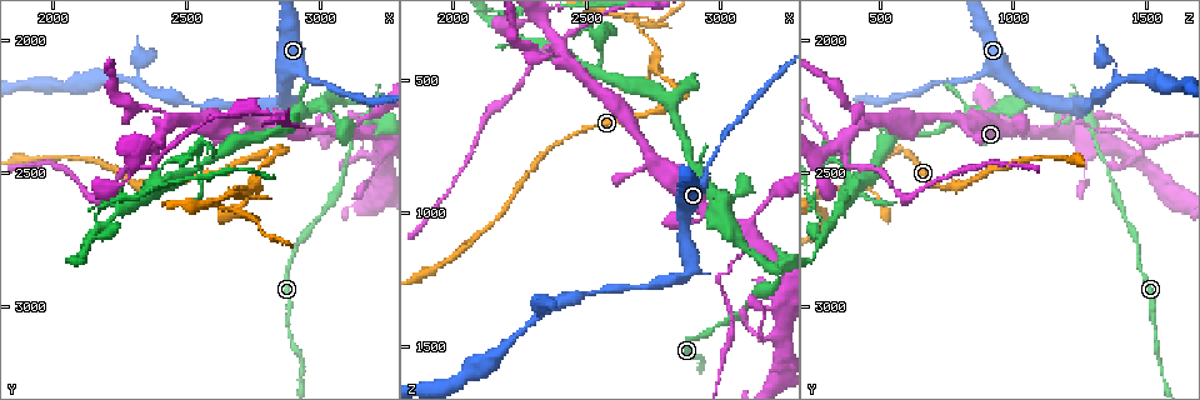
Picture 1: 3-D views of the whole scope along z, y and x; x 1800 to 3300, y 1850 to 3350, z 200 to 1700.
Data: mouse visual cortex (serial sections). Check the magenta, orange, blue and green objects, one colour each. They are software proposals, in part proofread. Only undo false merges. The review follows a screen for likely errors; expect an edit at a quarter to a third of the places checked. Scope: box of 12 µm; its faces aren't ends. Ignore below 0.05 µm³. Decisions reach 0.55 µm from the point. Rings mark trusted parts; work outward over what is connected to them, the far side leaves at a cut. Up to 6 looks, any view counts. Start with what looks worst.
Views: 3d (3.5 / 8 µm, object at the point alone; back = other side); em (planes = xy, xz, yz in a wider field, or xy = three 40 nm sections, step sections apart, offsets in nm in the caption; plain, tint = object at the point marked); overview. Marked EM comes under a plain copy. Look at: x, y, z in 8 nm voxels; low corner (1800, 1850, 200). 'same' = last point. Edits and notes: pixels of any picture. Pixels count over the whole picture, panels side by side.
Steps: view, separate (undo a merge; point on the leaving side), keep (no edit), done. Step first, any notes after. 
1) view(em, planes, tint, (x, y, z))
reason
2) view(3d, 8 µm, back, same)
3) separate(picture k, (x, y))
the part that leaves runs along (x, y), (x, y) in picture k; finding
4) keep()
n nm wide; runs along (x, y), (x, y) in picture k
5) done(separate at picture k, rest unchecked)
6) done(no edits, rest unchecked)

view(3d, 3.5 µm, (3040, 2290, 1210))
sharp bend

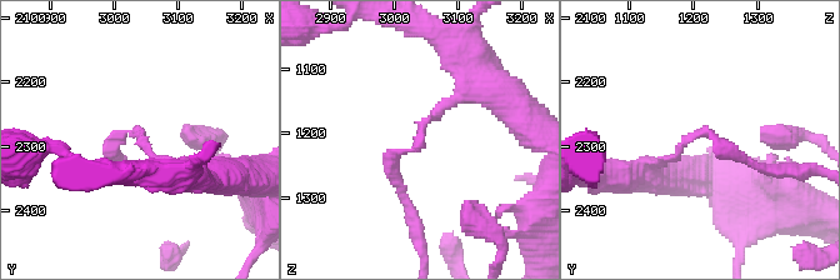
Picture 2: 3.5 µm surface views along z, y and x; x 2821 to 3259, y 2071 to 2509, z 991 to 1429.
view(em, planes, tint, (3040, 2280, 1215))
arms of 150, 150 nm

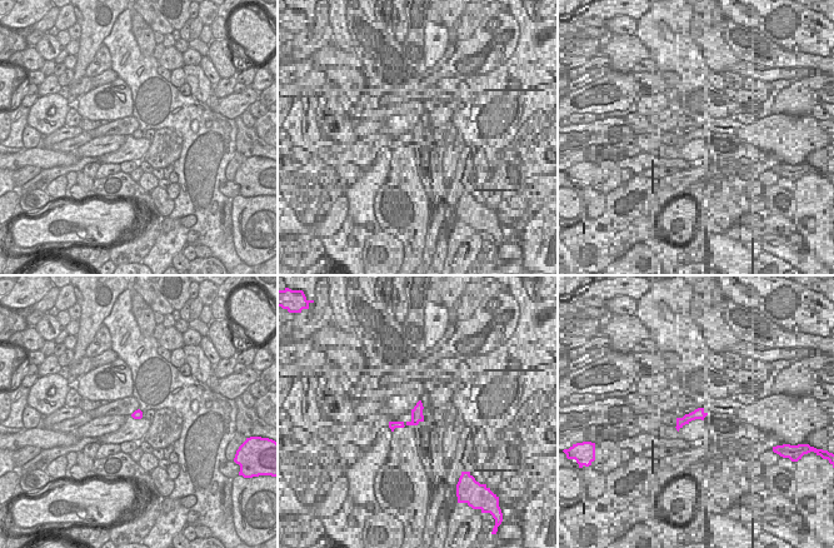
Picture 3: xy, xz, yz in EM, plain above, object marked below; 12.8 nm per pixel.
separate(picture 2, (700, 133))
the part that leaves runs along (675, 155), (689, 136), (708, 133), (755, 163) in picture 2; two cells meet here

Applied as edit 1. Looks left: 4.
view(overview)

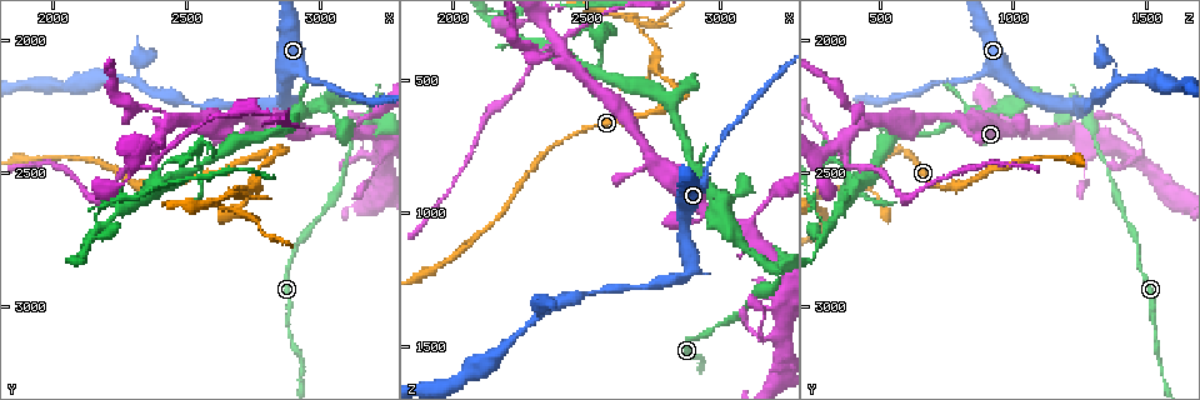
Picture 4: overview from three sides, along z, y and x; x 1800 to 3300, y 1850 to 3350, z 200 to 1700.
view(3d, 3.5 µm, (2420, 2310, 410))
a fork

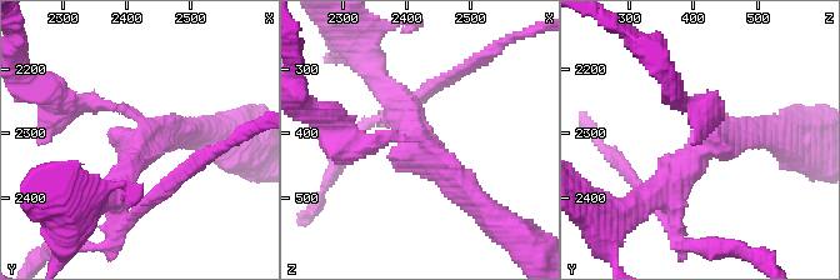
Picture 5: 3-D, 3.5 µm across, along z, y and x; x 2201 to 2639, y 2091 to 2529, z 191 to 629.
view(em, xy, step 3, tint, (2420, 2320, 420))
3 arms; arms of 150, 300, 300 nm

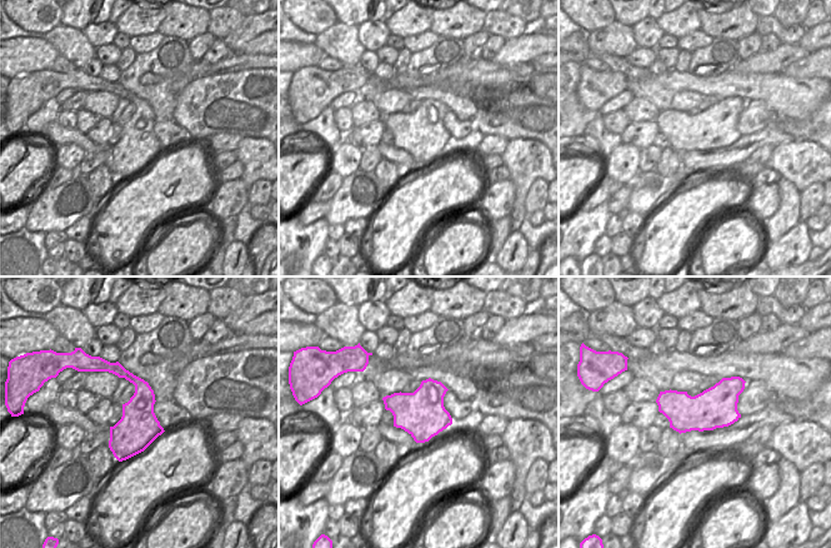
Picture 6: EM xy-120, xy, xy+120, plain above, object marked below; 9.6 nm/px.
separate(picture 5, (89, 108))
440 nm wide; the part that leaves runs along (129, 116), (33, 89) in picture 5; a second cell is stuck on

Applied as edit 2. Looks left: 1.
done(separate at picture 2, separate at picture 5, rest unchecked)

